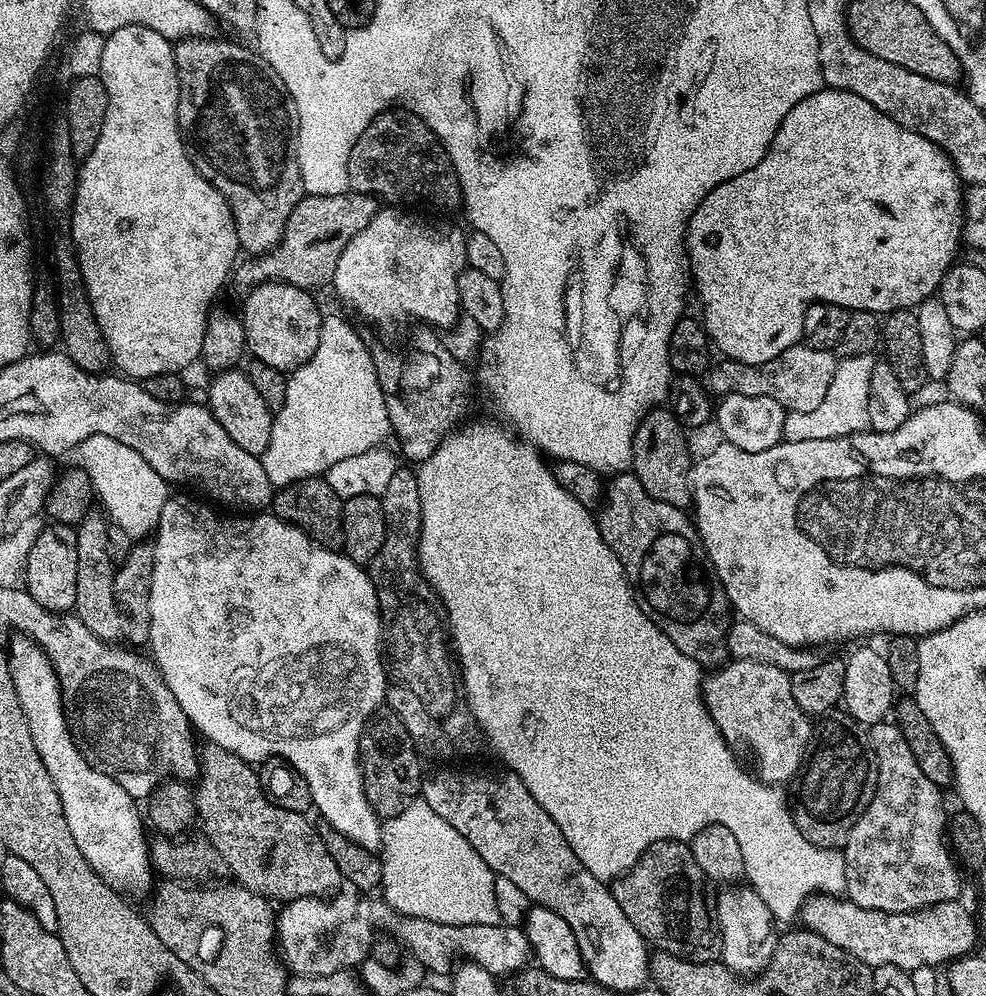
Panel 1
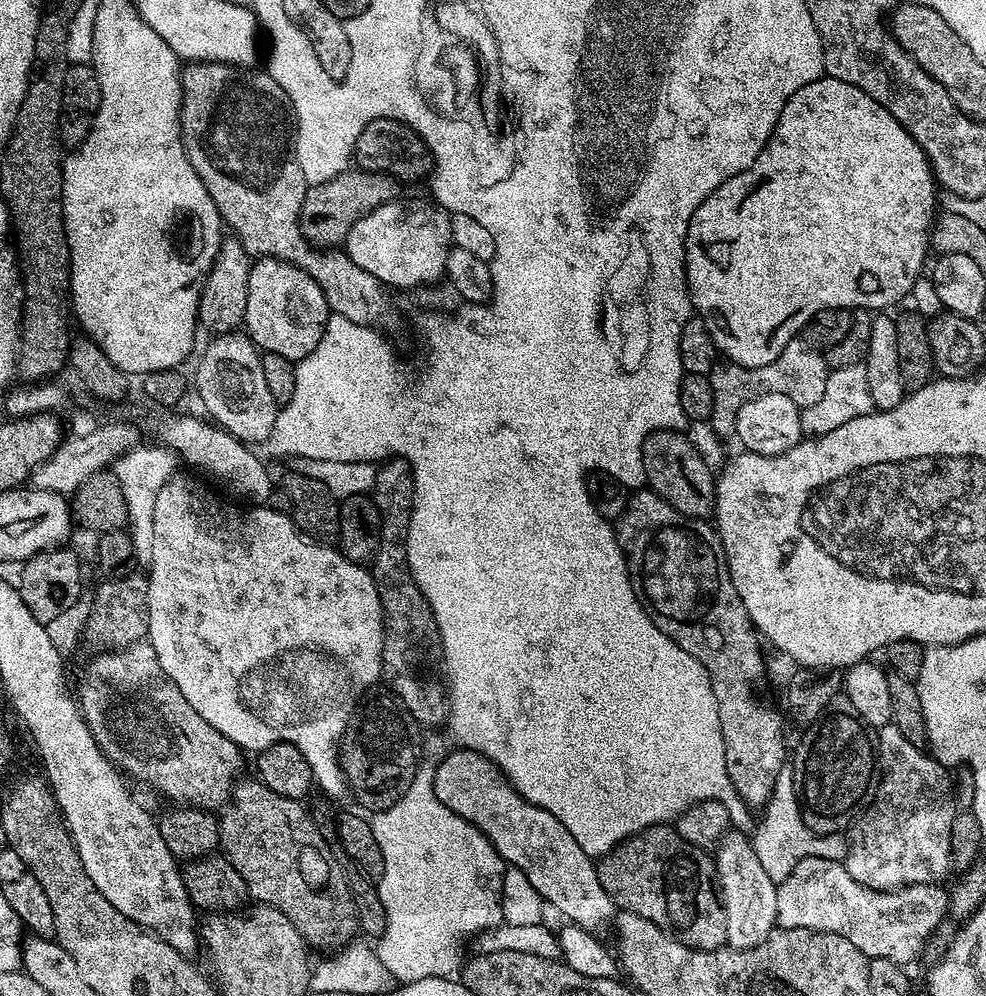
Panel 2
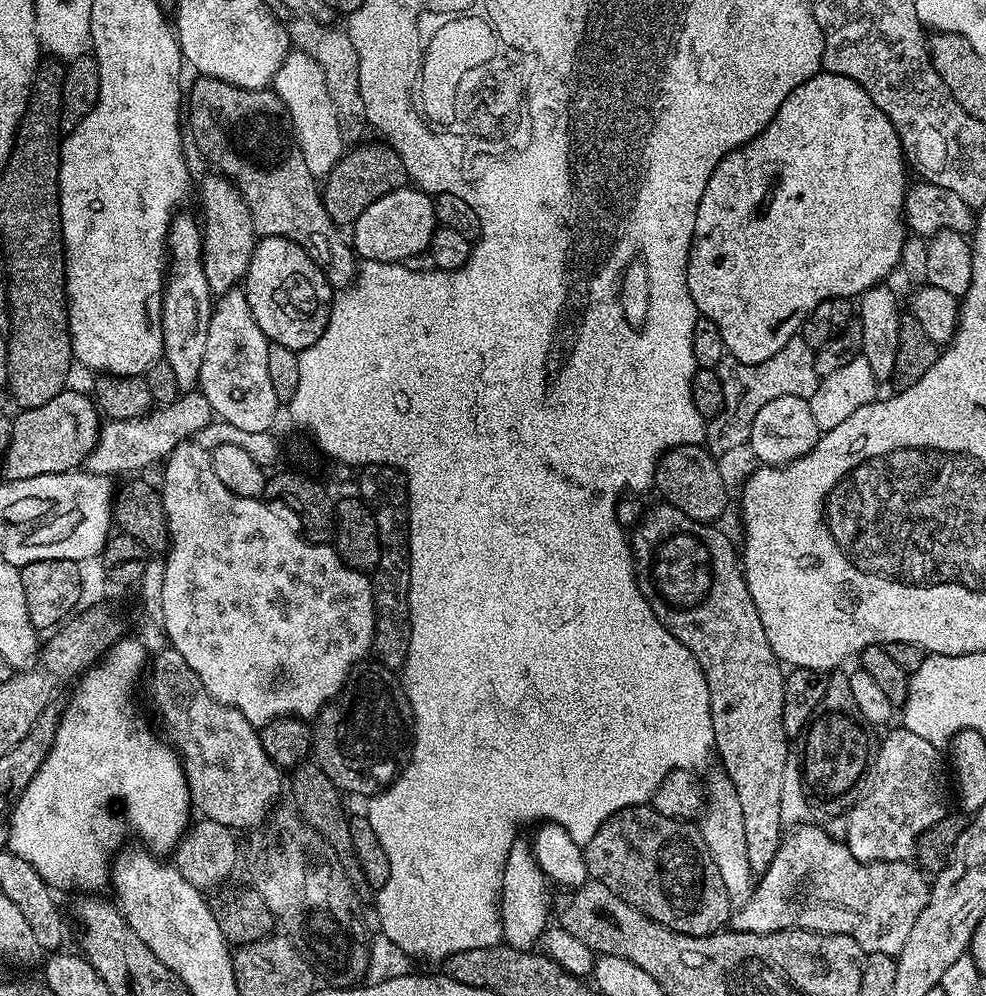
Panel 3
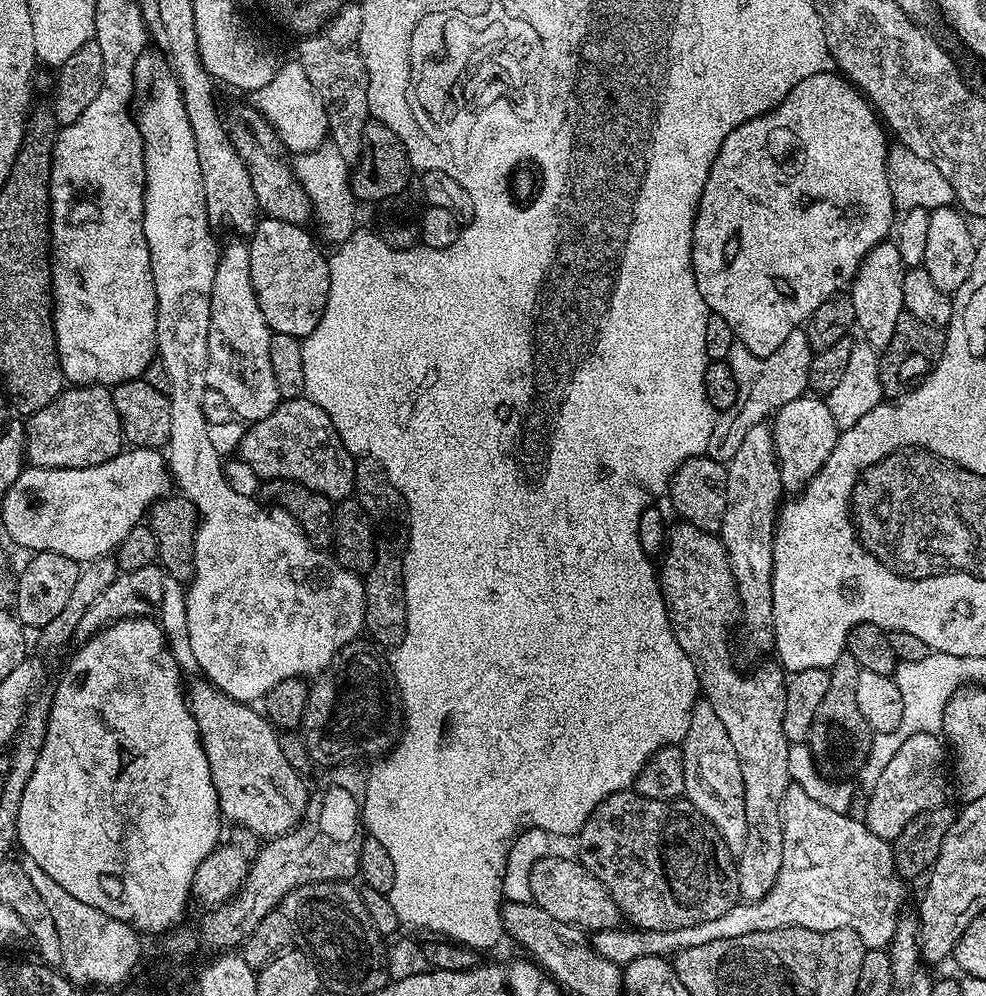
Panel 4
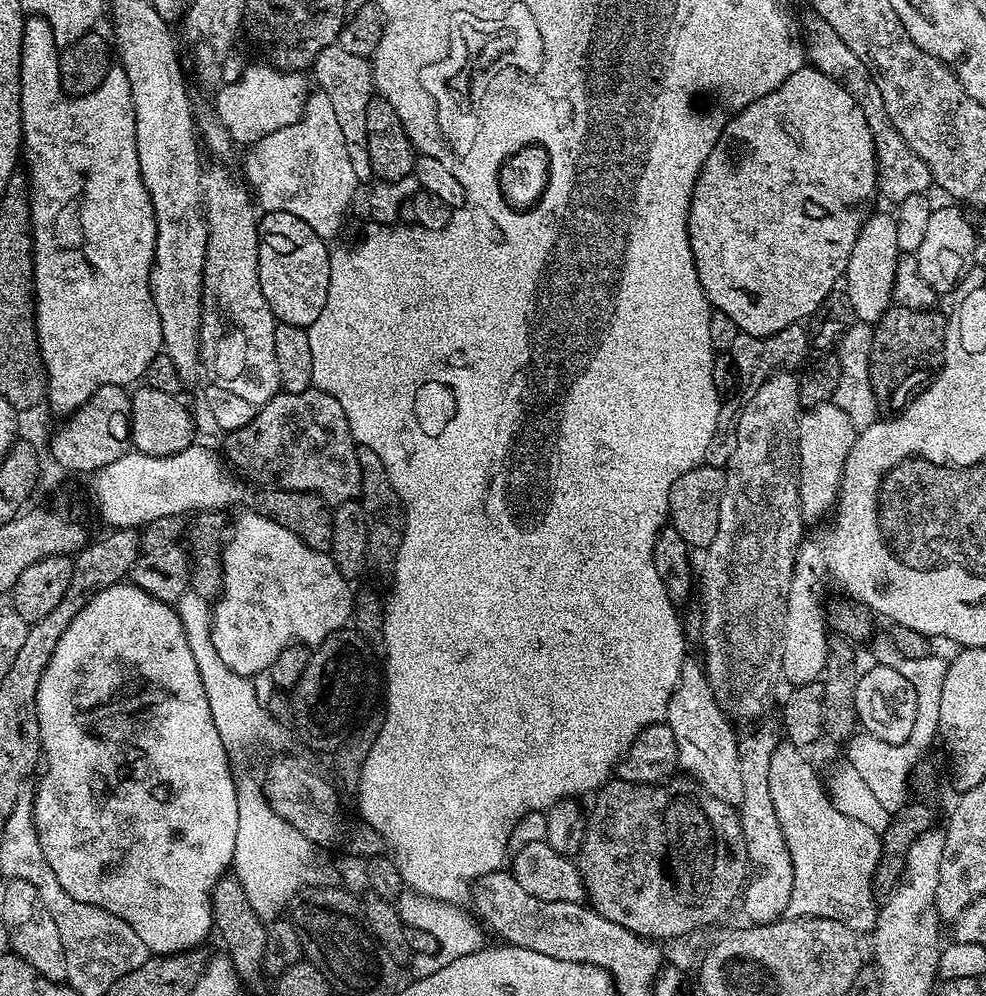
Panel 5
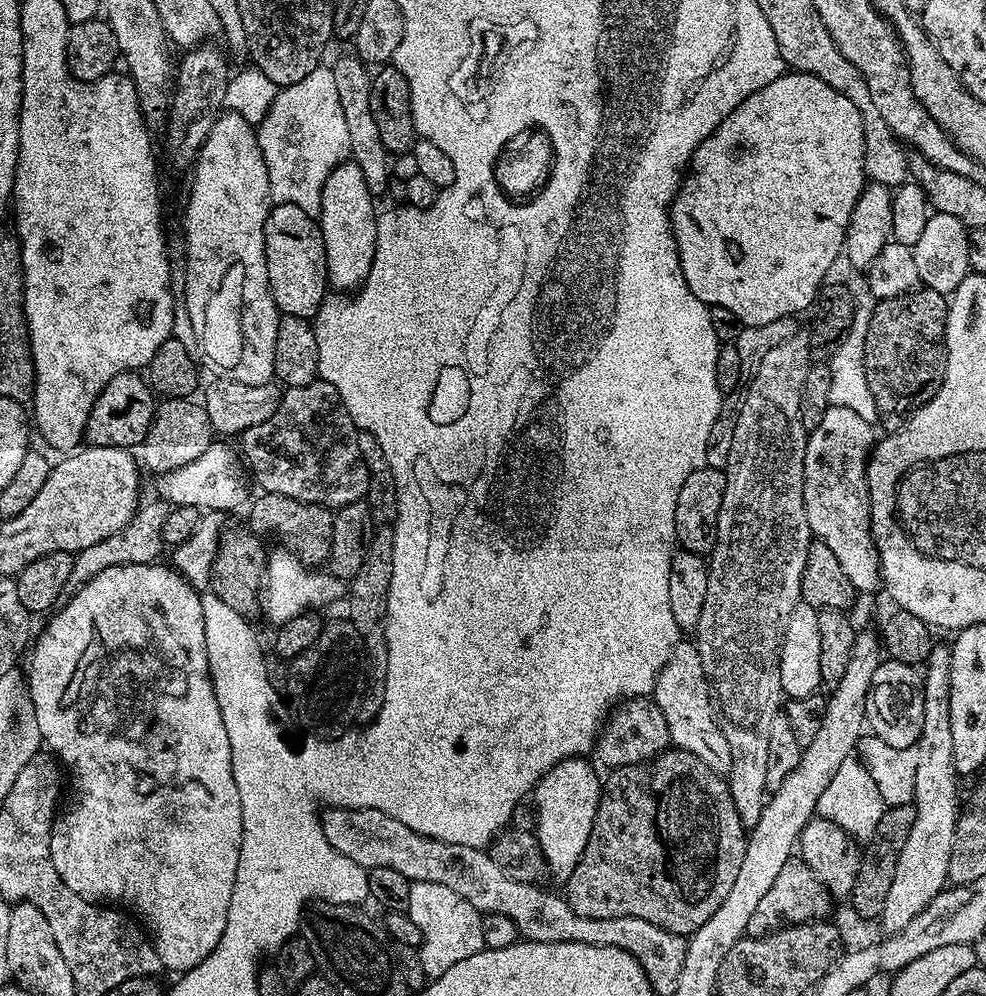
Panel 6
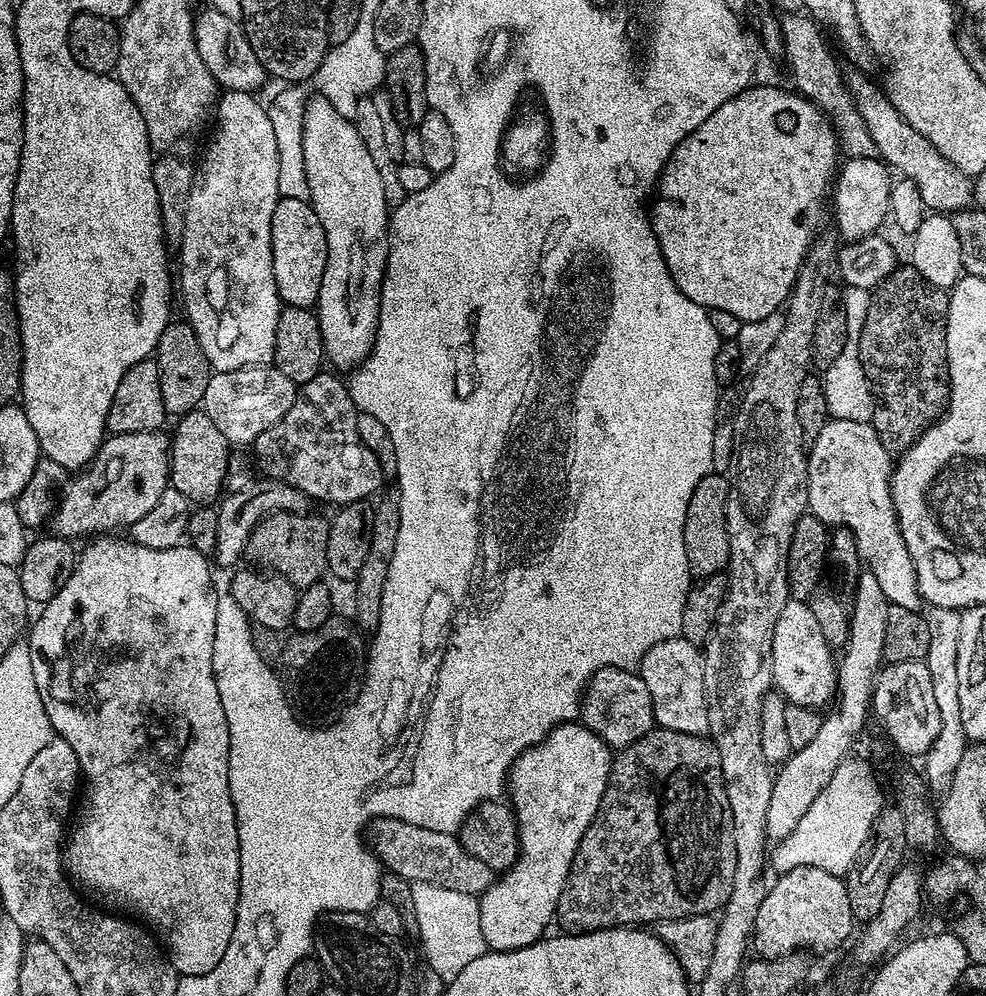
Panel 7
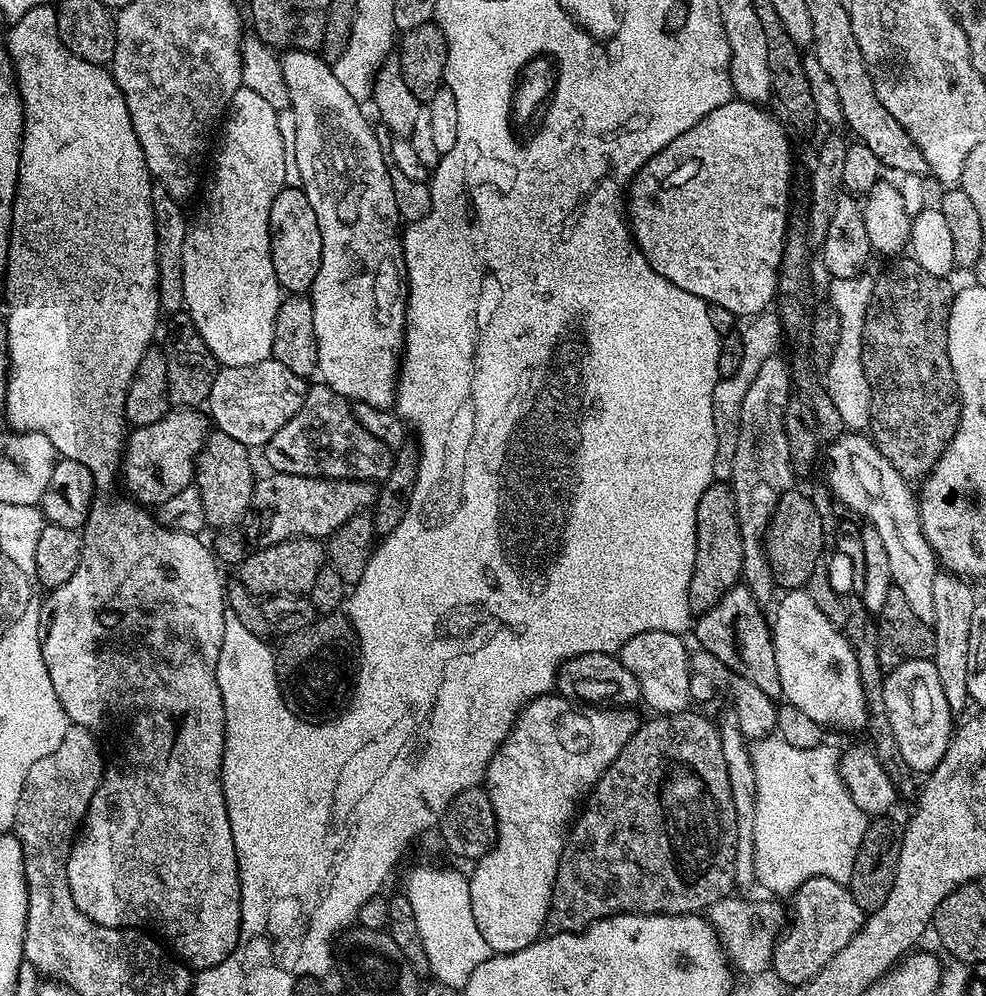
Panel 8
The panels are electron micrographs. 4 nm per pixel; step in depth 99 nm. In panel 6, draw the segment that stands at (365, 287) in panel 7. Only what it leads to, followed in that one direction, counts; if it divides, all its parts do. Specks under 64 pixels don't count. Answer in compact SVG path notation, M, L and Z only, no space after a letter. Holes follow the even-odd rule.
M343 162L326 178L321 192L318 223L324 235L328 282L336 290L356 290L370 274L376 249L377 201L356 164ZM352 288L352 289L348 289Z

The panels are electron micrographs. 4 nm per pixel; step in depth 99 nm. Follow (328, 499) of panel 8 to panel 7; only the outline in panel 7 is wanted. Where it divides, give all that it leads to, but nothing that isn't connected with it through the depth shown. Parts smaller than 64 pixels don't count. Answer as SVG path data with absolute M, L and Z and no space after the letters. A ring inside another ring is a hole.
M260 478L245 492L229 491L219 501L220 509L215 509L216 550L214 560L220 564L236 564L246 552L248 535L270 514L275 512L302 512L309 507L310 500L294 486L282 481ZM260 480L260 481L259 481ZM228 495L228 497L226 497ZM225 499L225 500L224 500ZM224 500L224 501L223 501Z

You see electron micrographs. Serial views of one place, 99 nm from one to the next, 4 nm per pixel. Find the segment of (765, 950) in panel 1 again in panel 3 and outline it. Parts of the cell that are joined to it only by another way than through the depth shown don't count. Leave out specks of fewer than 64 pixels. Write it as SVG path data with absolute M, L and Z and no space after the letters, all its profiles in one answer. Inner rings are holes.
M716 770L708 784L706 780L703 820L704 824L699 825L699 830L710 850L710 858L714 858L714 866L718 866L718 874L722 874L722 882L726 882L726 894L733 905L743 906L752 897L754 873L750 866L750 857L746 854L746 822L742 818L742 806L738 803L738 790L722 770Z

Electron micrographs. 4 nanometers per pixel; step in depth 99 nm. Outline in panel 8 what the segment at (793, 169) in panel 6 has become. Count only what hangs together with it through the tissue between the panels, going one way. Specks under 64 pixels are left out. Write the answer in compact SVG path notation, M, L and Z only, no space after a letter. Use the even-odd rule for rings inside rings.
M733 98L727 100L718 110L710 110L702 122L690 126L686 134L678 134L670 142L670 146L661 148L654 158L646 161L639 172L636 173L626 193L626 215L632 229L632 238L642 250L646 262L662 278L674 282L686 294L694 294L702 298L706 303L726 306L737 318L756 318L765 311L777 298L777 284L779 282L779 266L782 262L783 246L787 234L788 215L790 213L790 197L794 192L792 186L792 144L788 141L789 129L779 119L768 113L767 107L752 104L749 100Z

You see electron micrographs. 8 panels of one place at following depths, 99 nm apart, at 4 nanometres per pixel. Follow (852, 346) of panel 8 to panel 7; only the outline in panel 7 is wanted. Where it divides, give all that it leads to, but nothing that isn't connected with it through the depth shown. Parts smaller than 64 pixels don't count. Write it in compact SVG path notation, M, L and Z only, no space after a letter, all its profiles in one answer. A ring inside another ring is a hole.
M845 287L843 291L842 299L844 302L844 313L846 314L848 337L842 346L842 354L838 354L838 358L834 358L834 362L830 362L830 366L823 369L824 401L828 407L828 414L831 419L866 424L871 421L876 409L876 397L872 395L872 389L866 374L862 370L858 342L862 334L862 326L866 322L866 310L870 310L872 292L866 288L849 287Z

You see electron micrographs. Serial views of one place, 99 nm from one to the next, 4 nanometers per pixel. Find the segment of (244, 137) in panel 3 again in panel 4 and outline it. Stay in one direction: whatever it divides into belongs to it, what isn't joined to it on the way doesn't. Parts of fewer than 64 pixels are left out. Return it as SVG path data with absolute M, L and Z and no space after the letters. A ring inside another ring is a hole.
M248 106L248 108L238 109L232 117L229 115L226 120L226 127L228 130L228 137L230 137L230 139L234 142L234 146L236 147L236 149L238 150L238 154L242 158L242 162L245 166L248 167L248 173L250 174L250 182L254 182L254 194L256 195L257 209L259 209L259 211L263 213L265 217L273 216L274 218L278 218L282 222L290 222L291 224L298 224L301 226L307 225L309 223L307 220L311 221L313 219L311 200L307 197L306 190L304 190L299 184L299 182L296 180L296 176L293 172L293 165L289 163L288 160L287 162L284 161L284 156L286 157L286 149L284 145L281 144L279 136L277 136L276 133L272 131L272 128L269 126L268 121L265 120L264 117L256 111L255 107Z

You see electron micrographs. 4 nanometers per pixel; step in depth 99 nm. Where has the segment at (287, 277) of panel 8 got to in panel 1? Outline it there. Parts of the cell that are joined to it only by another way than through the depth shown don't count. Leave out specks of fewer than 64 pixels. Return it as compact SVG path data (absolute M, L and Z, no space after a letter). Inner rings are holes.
M277 280L259 284L243 297L244 338L246 348L255 359L274 366L274 370L291 374L302 367L318 350L322 311L307 288L290 286Z

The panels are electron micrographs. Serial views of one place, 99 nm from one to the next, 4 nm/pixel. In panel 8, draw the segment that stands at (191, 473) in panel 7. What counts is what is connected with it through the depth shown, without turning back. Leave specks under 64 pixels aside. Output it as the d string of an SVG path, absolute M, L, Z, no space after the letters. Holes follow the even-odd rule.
M219 430L209 431L200 458L196 462L196 478L194 486L200 491L204 523L212 530L228 530L235 520L249 515L252 506L254 486L258 479L252 473L250 449L238 438L230 438L230 434Z

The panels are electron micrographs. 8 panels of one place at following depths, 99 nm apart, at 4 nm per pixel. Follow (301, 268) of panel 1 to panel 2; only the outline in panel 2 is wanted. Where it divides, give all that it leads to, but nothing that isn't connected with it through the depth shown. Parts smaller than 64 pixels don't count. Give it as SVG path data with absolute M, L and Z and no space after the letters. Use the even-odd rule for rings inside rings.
M362 168L330 178L330 182L313 184L308 189L300 211L300 233L317 250L332 250L343 245L358 218L366 218L370 210L388 204L401 195L401 185L385 172L365 172Z

